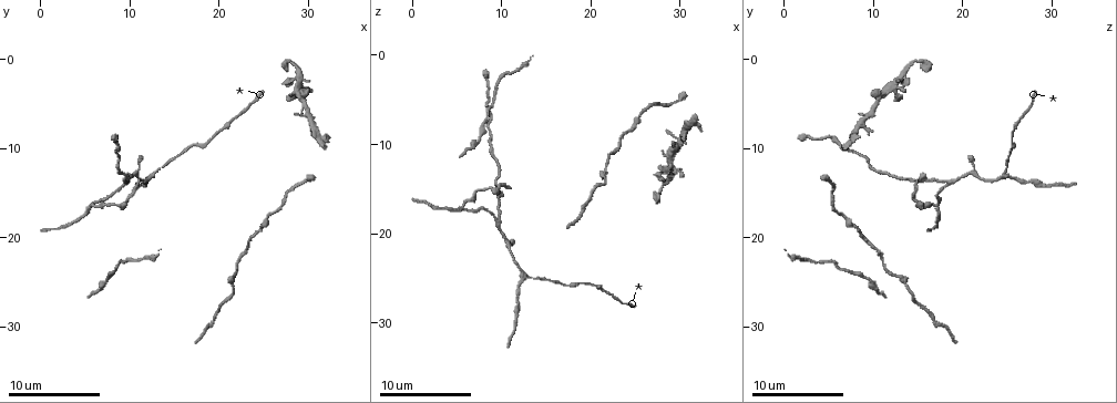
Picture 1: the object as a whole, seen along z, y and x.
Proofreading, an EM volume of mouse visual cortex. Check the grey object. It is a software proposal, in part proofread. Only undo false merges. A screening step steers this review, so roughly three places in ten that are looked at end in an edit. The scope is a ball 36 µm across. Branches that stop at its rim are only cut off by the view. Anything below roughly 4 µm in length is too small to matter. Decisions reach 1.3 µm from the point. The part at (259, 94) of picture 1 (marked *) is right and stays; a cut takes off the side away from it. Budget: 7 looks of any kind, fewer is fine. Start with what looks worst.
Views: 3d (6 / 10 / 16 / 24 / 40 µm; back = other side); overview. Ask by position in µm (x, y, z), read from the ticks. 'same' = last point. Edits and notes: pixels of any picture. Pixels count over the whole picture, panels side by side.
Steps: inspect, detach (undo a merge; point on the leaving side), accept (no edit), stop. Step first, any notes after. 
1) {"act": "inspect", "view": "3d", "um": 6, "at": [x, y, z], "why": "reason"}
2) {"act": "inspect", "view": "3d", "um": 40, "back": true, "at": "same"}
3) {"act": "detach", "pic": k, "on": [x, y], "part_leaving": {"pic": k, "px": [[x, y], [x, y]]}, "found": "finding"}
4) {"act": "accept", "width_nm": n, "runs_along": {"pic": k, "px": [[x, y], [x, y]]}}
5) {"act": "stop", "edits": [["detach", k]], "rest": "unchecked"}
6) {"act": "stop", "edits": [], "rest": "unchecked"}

{"act": "inspect", "view": "3d", "um": 16, "at": [5.6, 16.6, 17.0], "why": "branch point"}

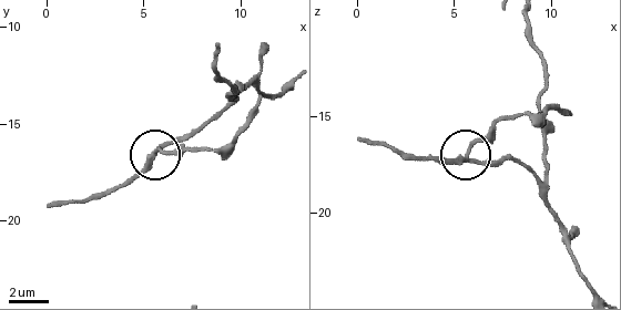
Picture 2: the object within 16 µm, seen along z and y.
{"act": "inspect", "view": "3d", "um": 16, "back": true, "at": [5.7, 16.6, 17.0]}

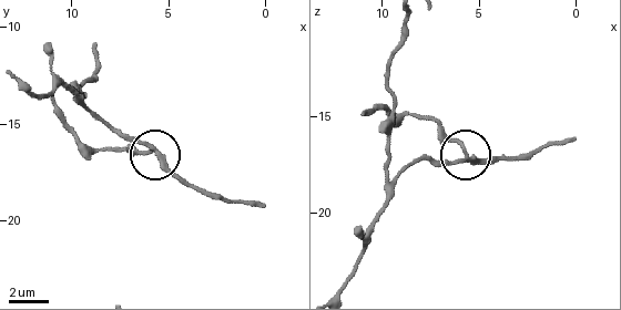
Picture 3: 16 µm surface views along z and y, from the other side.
{"act": "detach", "pic": 3, "on": [132, 154], "side_arm_um": 7, "part_leaving": {"pic": 3, "px": [[465, 151], [431, 120], [386, 107], [363, 113]]}, "found": "two cells meet here"}

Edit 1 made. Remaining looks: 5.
{"act": "inspect", "view": "overview"}

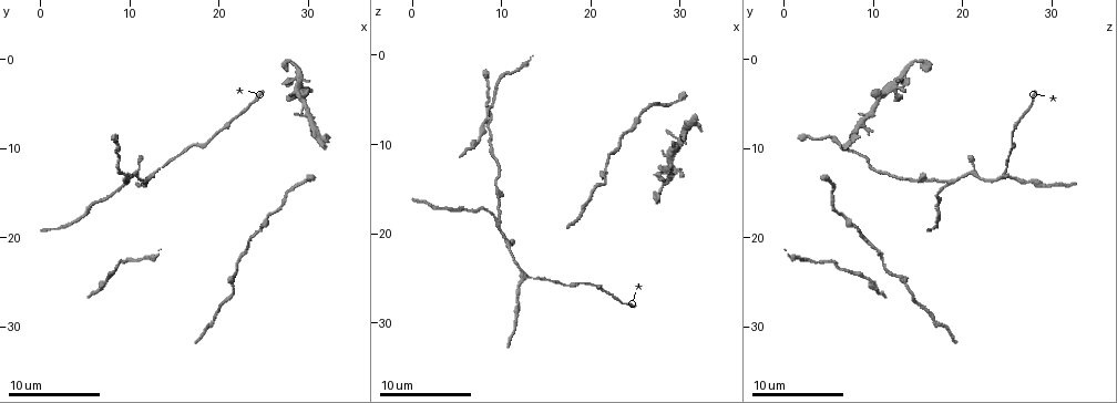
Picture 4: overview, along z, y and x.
{"act": "inspect", "view": "3d", "um": 6, "at": [9.4, 13.8, 18.4], "why": "three-way junction"}

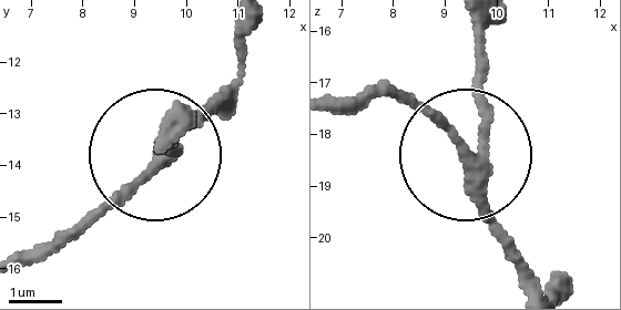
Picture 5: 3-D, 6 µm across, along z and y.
{"act": "inspect", "view": "3d", "um": 6, "back": true, "at": [9.60, 13.90, 18.25], "why": "from behind"}

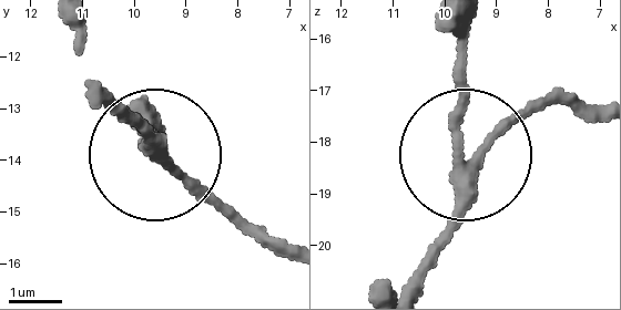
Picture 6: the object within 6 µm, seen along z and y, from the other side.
{"act": "accept", "side_arm_um": 19, "found": "all the same cell"}

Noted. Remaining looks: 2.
{"act": "inspect", "view": "3d", "um": 16, "at": [12.2, 13.2, 25.0], "why": "arms part here"}

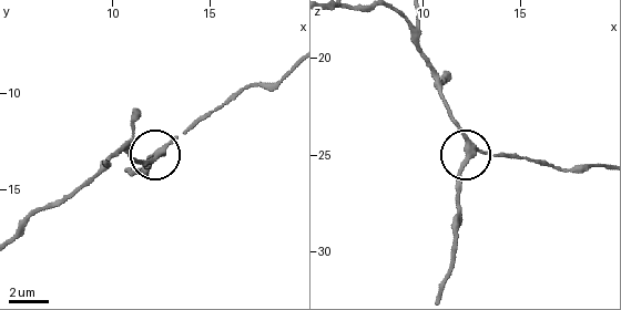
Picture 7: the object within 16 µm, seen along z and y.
{"act": "inspect", "view": "3d", "um": 16, "back": true, "at": [12.3, 13.0, 25.1], "why": "from behind"}

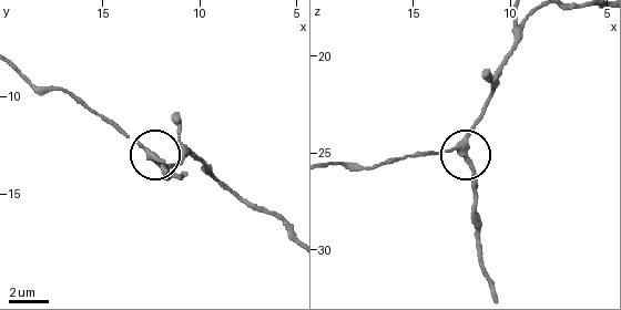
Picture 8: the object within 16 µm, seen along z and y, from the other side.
{"act": "accept", "arms": 3, "found": "one cell here"}

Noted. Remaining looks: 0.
{"act": "stop", "edits": [["detach", 3]], "rest": "unchecked"}

